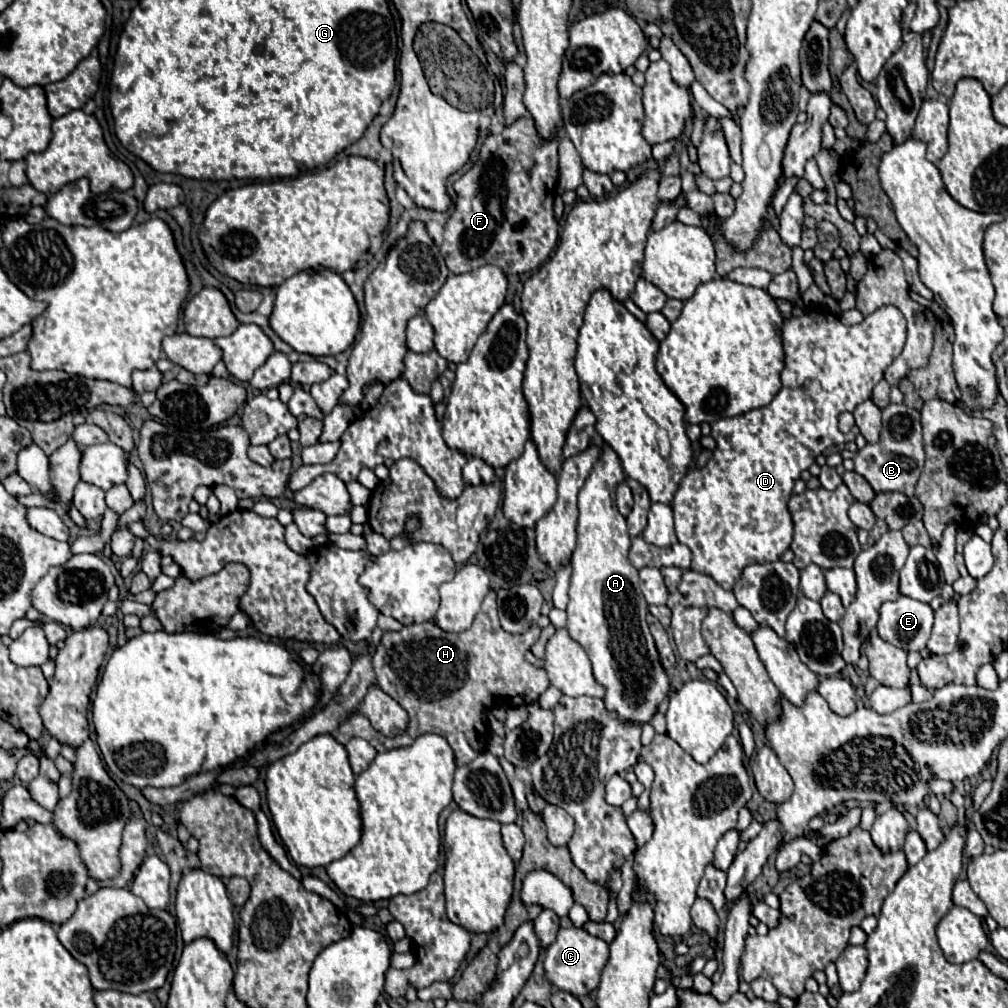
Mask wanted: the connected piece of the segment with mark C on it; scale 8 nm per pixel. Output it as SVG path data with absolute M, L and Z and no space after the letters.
M570 927L570 929L560 929L556 941L546 949L544 971L546 971L546 979L554 987L568 991L576 997L582 997L598 987L600 973L606 961L608 961L608 943L606 941L590 935L588 931L580 927Z

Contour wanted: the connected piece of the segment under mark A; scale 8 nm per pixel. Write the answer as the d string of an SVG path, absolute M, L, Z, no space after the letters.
M604 445L604 451L600 453L600 459L596 467L592 469L592 475L586 479L580 495L578 495L578 543L572 553L572 579L570 579L570 591L568 591L568 621L566 629L570 637L588 653L594 669L594 679L604 687L604 705L608 711L616 713L620 721L644 725L650 723L650 719L658 713L658 707L670 693L670 675L662 667L660 655L656 651L654 639L650 635L646 613L648 603L644 595L640 595L638 585L638 569L632 567L628 561L630 551L630 537L626 519L620 515L616 507L616 485L624 481L624 471L620 467L618 455Z

